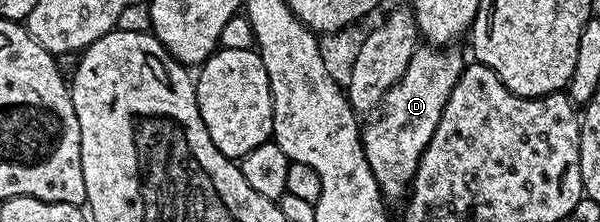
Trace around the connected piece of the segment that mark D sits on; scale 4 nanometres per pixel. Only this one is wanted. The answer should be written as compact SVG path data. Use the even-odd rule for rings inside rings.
M455 47L416 48L409 67L405 67L405 75L383 96L383 104L377 110L379 118L362 126L365 159L369 159L379 190L388 202L408 196L421 155L429 147L437 123L441 123L464 68L465 60Z

